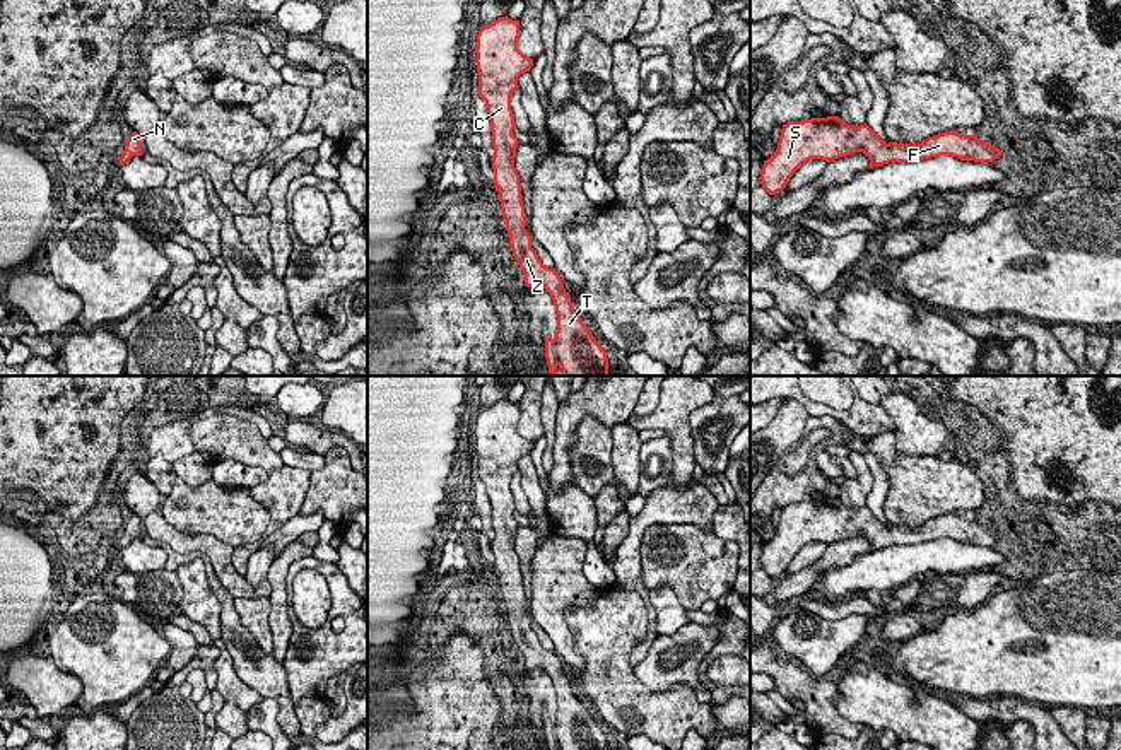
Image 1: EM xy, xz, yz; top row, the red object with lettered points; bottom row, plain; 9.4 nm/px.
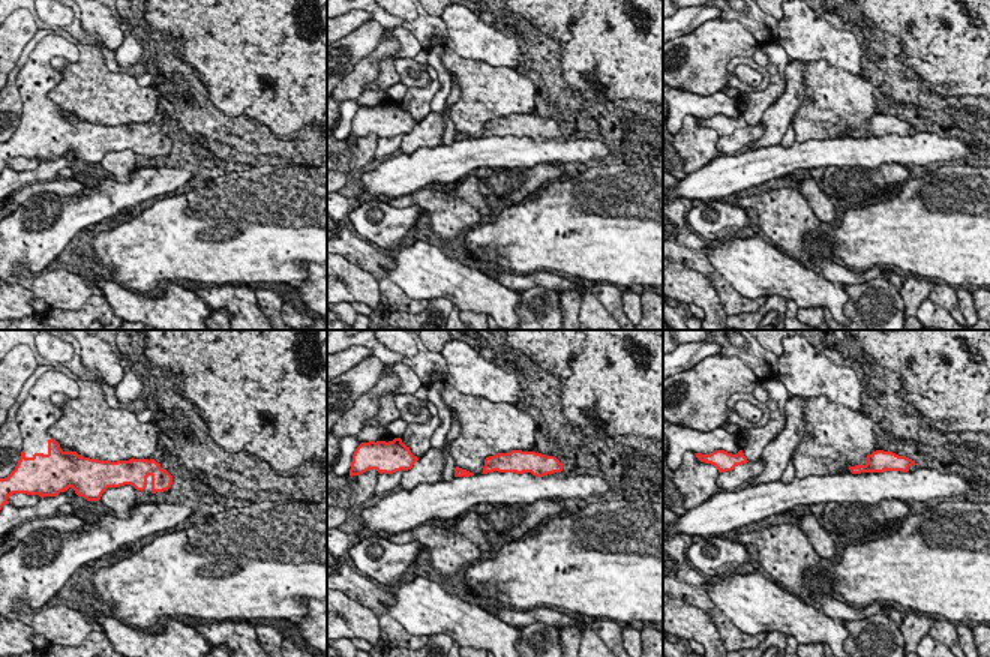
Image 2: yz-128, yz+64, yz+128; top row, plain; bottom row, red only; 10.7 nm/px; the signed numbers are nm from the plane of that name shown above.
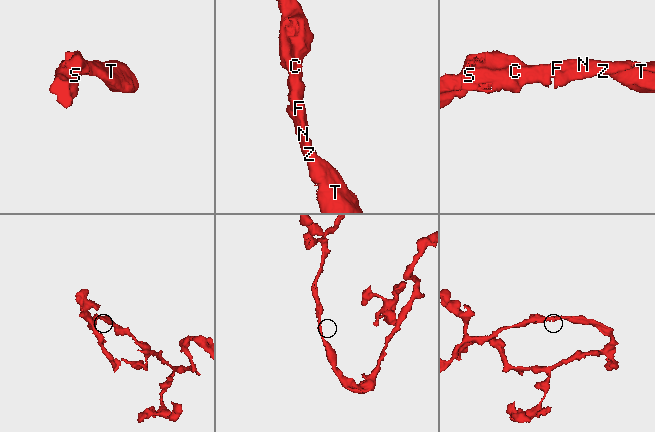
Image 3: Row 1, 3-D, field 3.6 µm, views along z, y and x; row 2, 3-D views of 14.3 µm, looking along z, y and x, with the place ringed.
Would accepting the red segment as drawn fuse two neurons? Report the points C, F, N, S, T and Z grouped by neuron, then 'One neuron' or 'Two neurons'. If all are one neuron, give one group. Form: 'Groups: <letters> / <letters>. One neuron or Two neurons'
Groups: C F N S T Z. One neuron

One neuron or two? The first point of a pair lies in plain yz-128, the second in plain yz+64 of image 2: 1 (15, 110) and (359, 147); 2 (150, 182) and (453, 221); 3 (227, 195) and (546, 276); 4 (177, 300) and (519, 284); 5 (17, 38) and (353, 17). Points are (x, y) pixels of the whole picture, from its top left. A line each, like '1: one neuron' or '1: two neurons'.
1: two neurons
2: two neurons
3: two neurons
4: two neurons
5: two neurons

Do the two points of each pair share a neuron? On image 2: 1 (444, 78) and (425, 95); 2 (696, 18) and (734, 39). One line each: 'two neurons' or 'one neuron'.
1: two neurons
2: two neurons

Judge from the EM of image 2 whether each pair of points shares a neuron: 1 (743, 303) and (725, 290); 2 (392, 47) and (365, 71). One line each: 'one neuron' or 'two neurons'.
1: one neuron
2: one neuron

